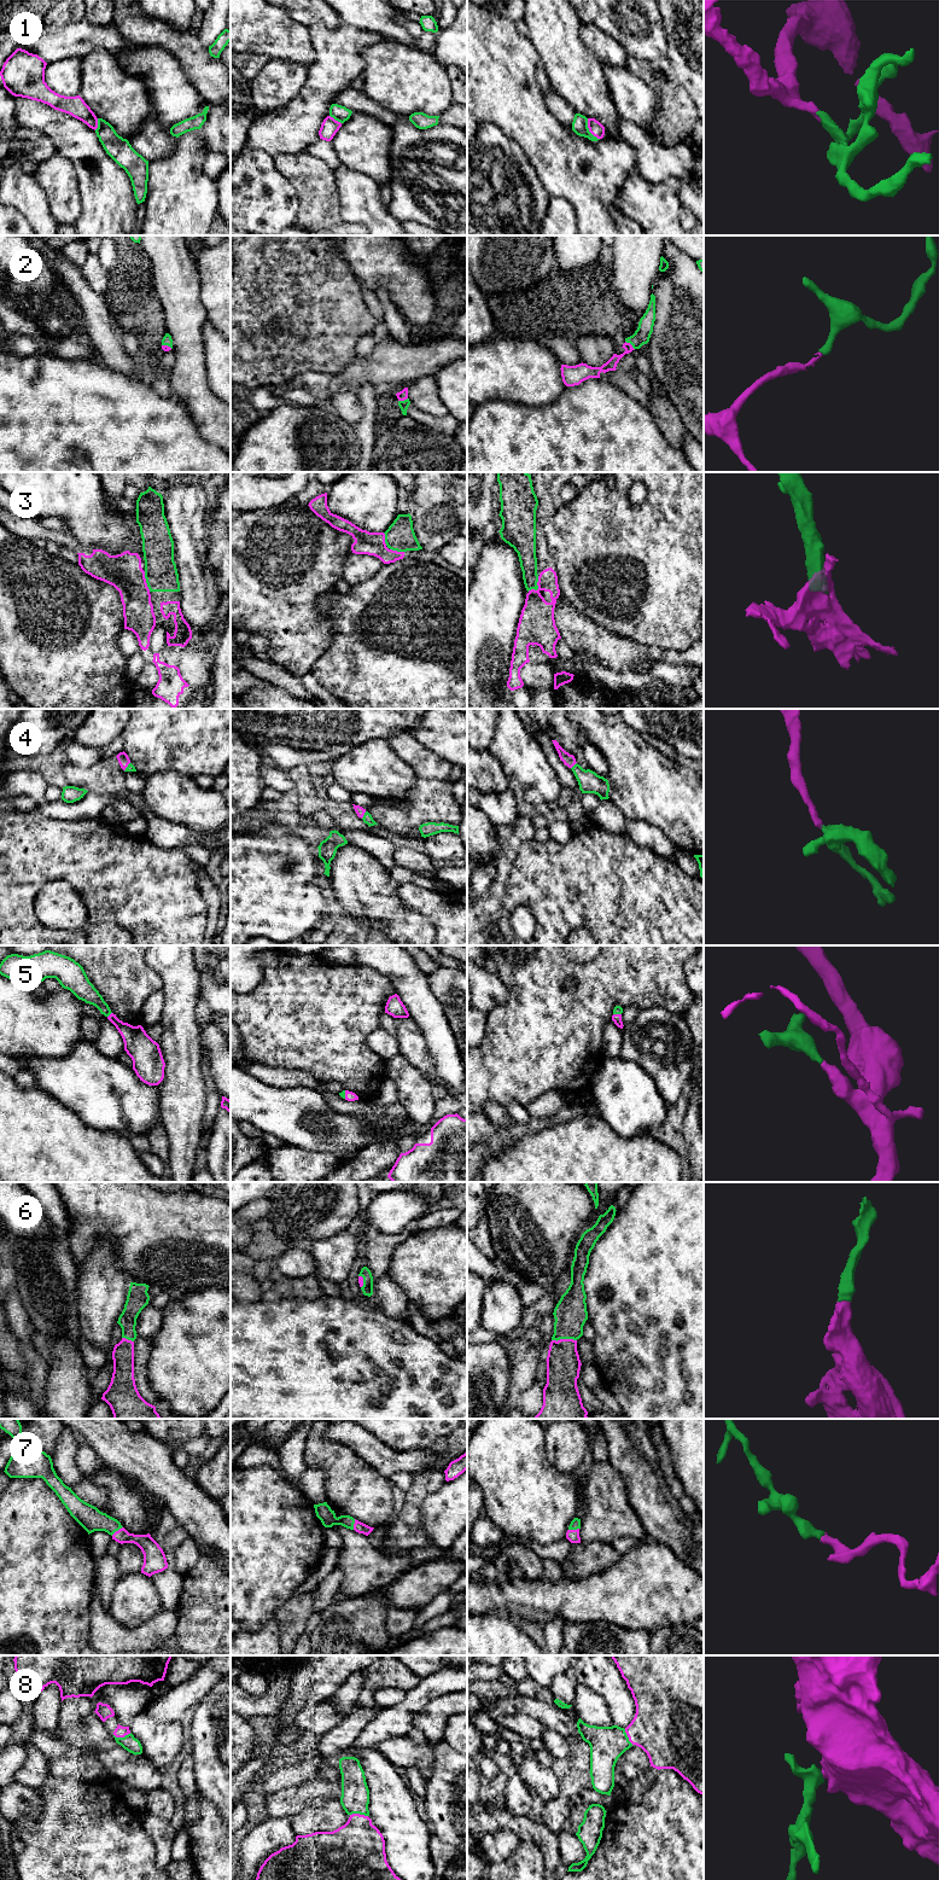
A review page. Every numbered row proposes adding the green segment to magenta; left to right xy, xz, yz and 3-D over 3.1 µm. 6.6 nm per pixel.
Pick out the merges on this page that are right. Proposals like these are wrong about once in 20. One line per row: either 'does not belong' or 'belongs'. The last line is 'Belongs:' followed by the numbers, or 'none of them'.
1: belongs
2: belongs
3: belongs
4: belongs
5: belongs
6: belongs
7: belongs
8: belongs
Belongs: 1, 2, 3, 4, 5, 6, 7, 8

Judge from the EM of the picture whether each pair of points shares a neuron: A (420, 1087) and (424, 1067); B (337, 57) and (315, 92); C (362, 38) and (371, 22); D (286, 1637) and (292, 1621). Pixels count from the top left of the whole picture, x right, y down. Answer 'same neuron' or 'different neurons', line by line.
A: different neurons
B: same neuron
C: different neurons
D: same neuron

